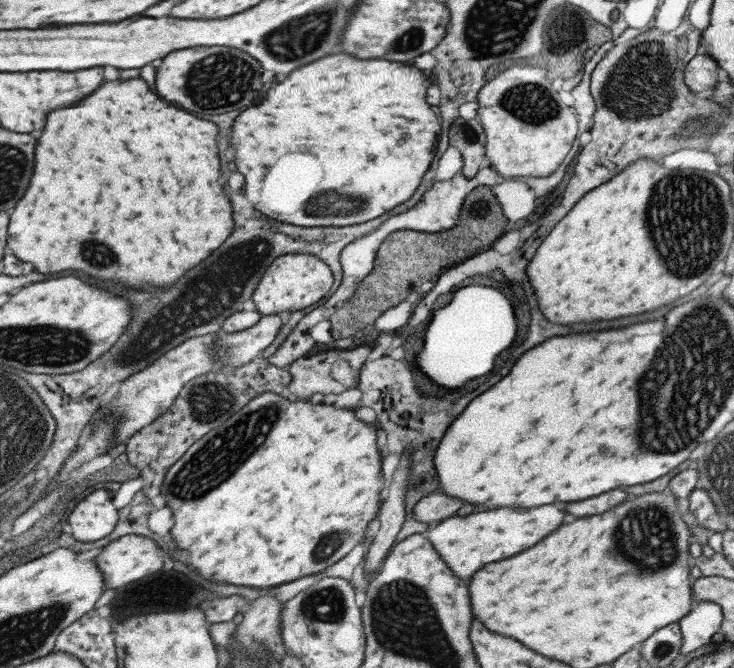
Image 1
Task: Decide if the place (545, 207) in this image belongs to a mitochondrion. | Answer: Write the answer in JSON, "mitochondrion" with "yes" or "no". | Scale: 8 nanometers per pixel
{"mitochondrion":"no"}

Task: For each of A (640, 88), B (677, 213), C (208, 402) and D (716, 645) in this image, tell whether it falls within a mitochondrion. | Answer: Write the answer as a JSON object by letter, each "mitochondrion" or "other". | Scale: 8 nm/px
{"A":"mitochondrion","B":"mitochondrion","C":"mitochondrion","D":"other"}

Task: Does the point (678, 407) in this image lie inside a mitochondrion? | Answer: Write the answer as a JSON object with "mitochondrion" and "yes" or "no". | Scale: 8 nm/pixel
{"mitochondrion":"yes"}

